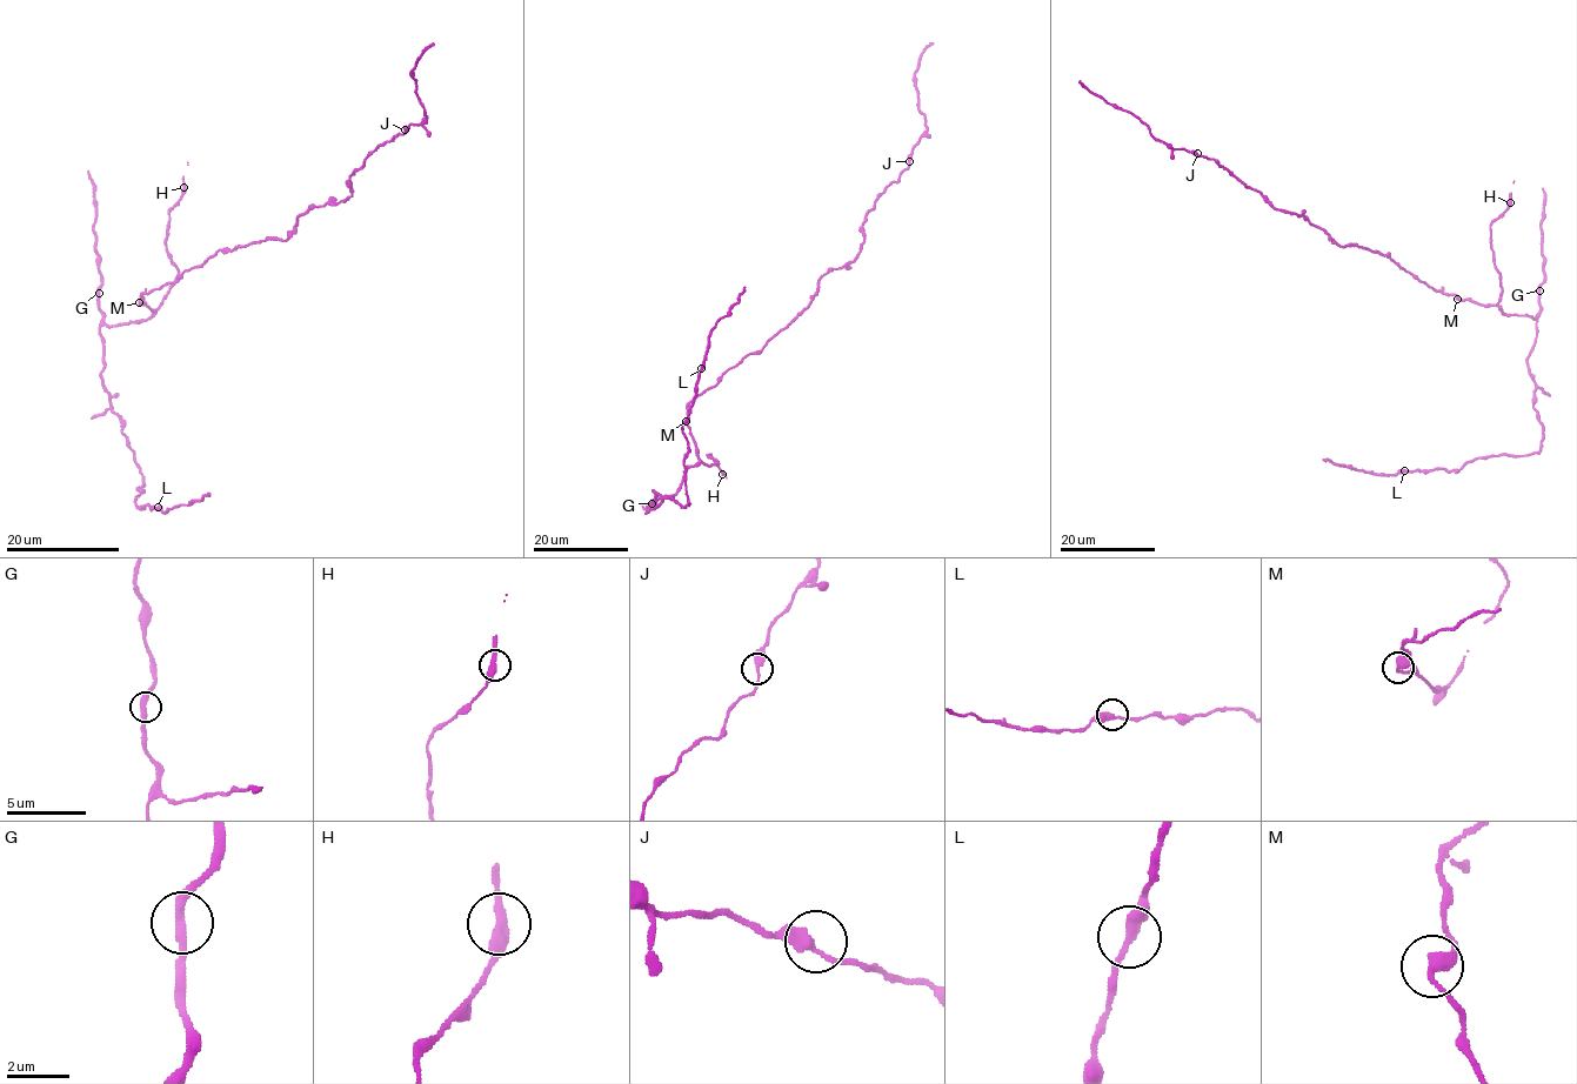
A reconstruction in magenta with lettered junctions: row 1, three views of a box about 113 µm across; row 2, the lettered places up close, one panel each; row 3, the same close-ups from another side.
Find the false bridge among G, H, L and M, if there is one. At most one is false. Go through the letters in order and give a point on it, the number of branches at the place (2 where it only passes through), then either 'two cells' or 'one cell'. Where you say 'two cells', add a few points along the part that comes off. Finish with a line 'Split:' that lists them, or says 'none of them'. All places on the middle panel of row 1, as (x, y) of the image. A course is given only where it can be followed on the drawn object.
G: at (652, 503); 2 branches meet; one cell
H: at (722, 474); 2 branches meet; one cell
L: at (701, 368); 2 branches meet; one cell
M: at (686, 421); 2 branches meet; one cell
Split: none of them

